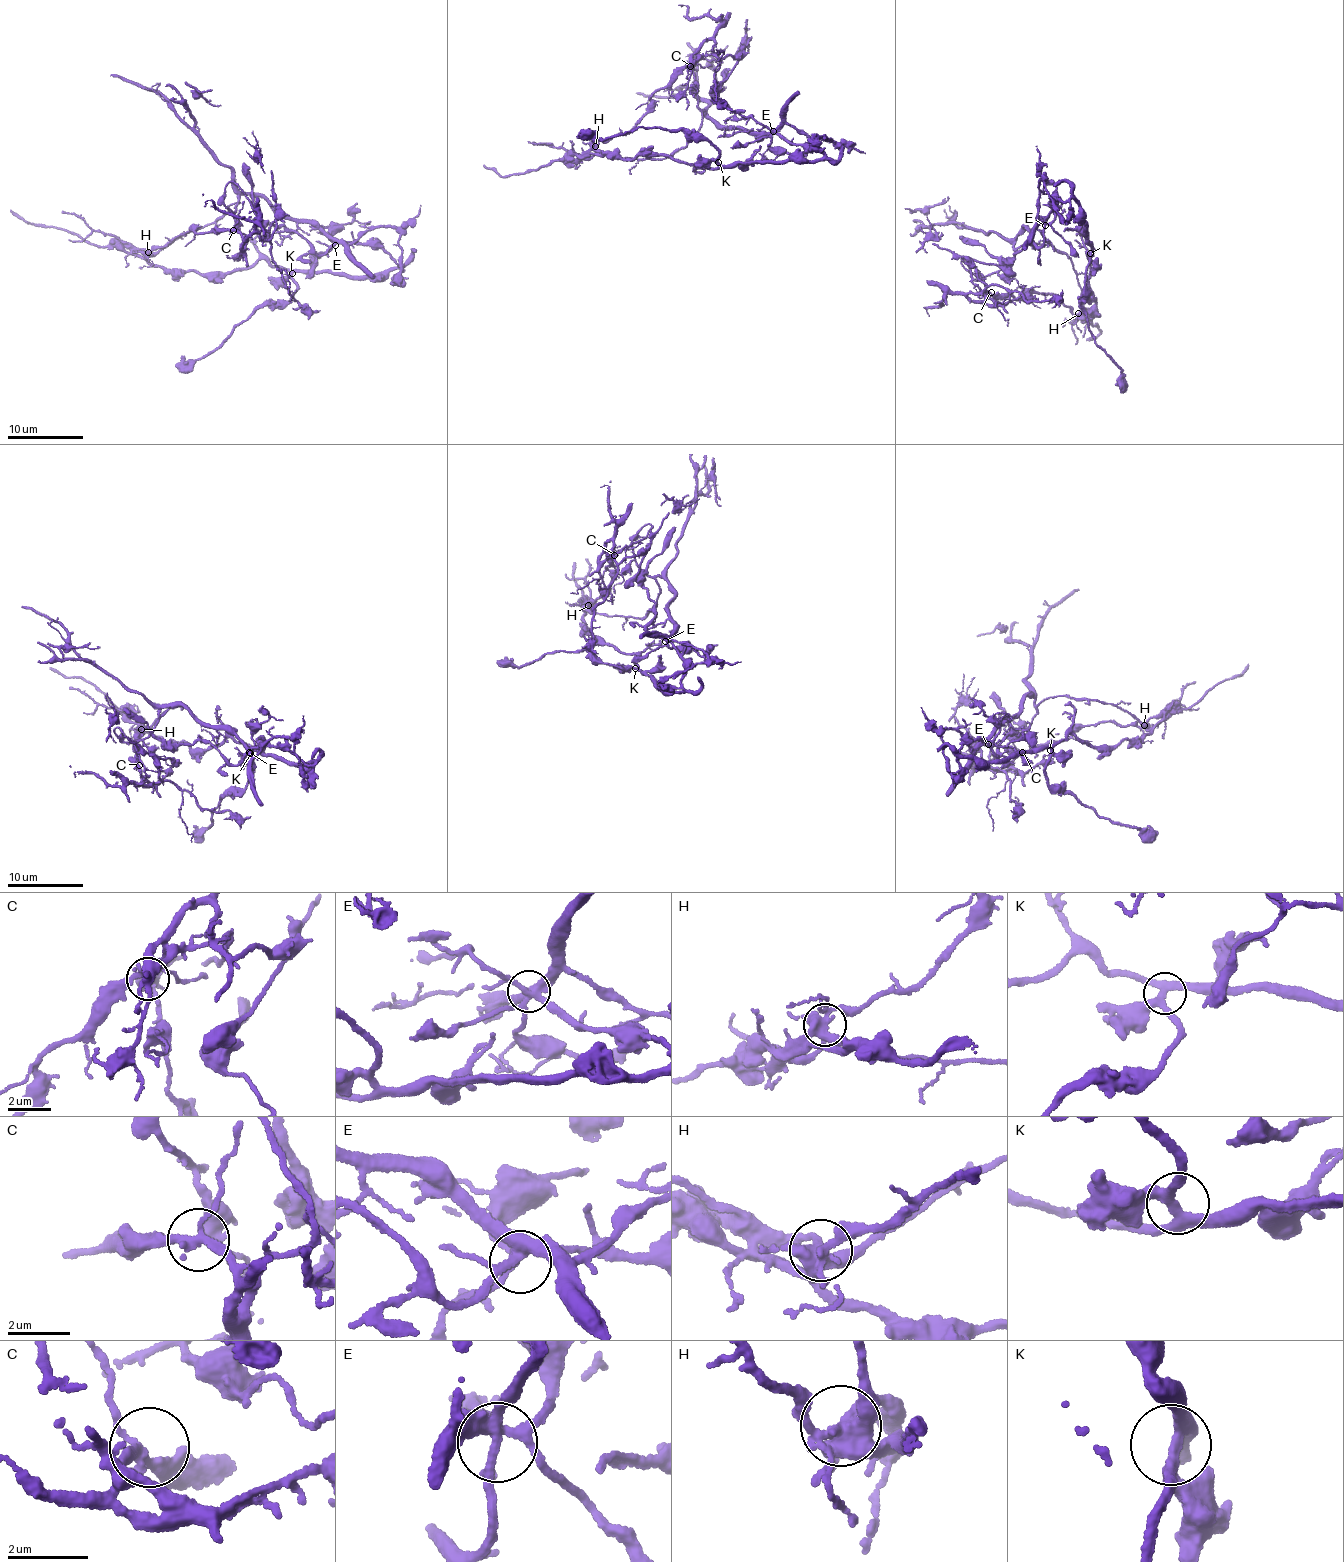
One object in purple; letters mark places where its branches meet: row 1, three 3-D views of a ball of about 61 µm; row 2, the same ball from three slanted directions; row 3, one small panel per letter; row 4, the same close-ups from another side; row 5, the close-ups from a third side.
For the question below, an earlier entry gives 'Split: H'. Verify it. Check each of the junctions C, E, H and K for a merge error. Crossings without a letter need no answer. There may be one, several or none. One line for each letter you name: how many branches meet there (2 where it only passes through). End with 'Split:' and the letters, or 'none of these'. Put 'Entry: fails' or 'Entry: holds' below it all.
H: Branches: 6
Split: H
Entry: holds

